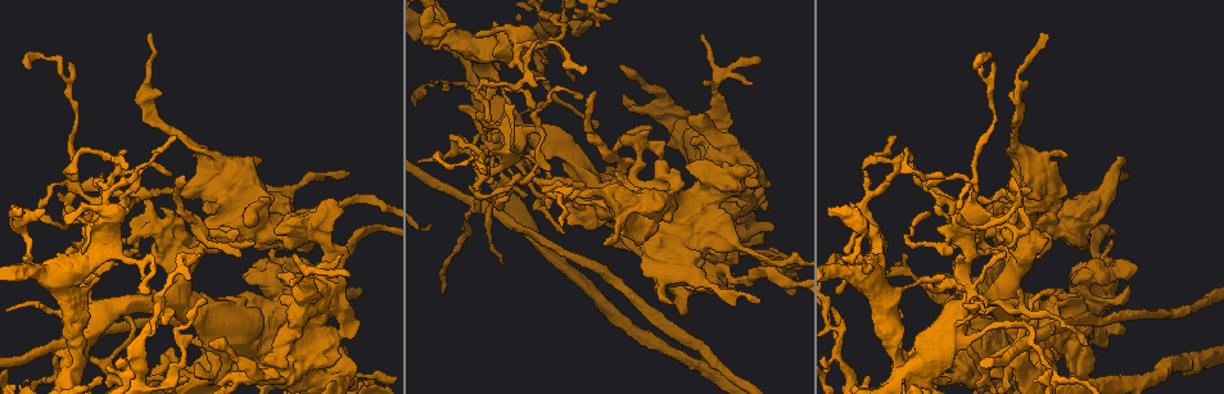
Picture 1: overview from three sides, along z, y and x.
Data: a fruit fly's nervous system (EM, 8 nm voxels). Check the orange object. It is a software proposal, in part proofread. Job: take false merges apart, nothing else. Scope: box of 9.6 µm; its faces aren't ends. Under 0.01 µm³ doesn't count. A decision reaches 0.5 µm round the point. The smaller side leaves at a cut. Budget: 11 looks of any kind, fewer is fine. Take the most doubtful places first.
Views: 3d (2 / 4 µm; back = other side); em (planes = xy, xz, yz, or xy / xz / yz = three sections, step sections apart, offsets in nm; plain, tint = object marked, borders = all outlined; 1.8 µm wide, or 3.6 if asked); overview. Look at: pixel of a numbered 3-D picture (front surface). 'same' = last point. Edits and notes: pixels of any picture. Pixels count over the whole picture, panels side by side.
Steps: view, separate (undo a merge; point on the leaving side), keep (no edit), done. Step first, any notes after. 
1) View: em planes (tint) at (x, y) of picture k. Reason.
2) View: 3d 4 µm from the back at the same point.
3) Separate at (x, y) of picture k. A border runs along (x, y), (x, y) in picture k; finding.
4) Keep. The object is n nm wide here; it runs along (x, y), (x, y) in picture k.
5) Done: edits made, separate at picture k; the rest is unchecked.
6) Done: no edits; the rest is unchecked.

View: 3d 4 µm at (478, 207) of picture 1. Four or more arms meet.

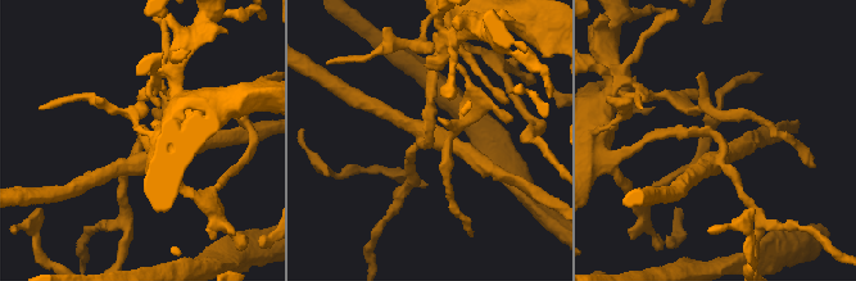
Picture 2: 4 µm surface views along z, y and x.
View: em xy step 4 (tint) at (146, 158) of picture 2. 4 arms meet here; need the tissue.

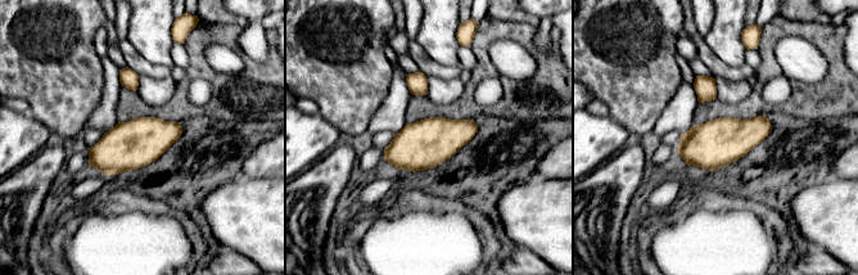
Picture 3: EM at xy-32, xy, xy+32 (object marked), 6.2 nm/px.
View: em planes (tint) at the same point. Cut it another way.

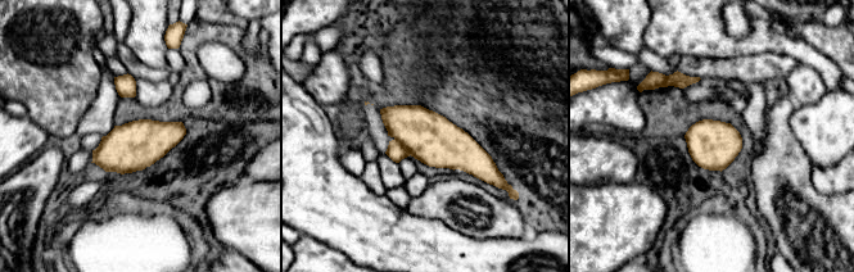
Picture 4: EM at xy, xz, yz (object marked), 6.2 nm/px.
Separate at (432, 139) of picture 4. The object is 300 nm wide here; a border runs along (394, 139), (411, 154) in picture 4; a second neuron is stuck on.

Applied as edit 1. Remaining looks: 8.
View: em planes (plain) at (368, 375) of picture 1. Abrupt turn.

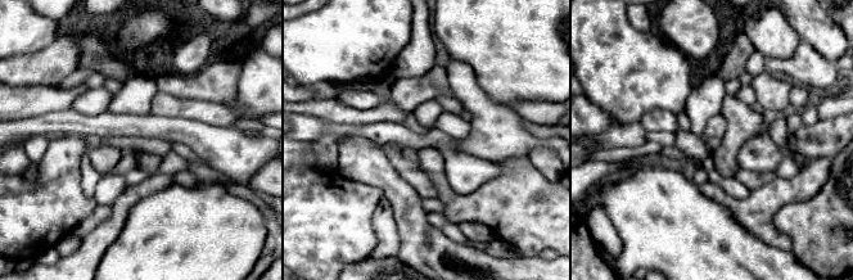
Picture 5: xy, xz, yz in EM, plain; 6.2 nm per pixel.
View: em planes (tint) at the same point. Where the object lies.

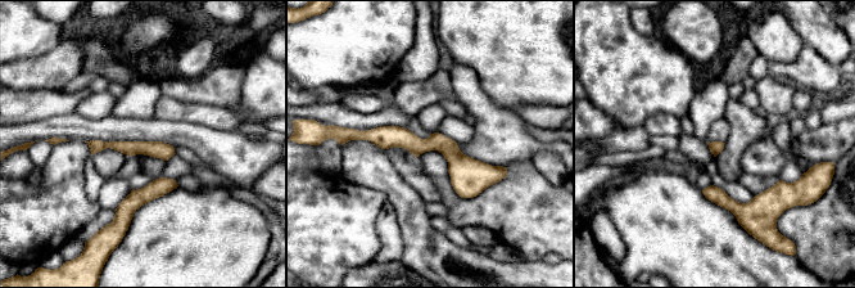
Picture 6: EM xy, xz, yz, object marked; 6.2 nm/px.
Keep. It runs along (354, 133), (442, 144), (469, 171), (502, 171) in picture 6; continuous, no second neuron.

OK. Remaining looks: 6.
View: em planes (tint) at (942, 296) of picture 1.

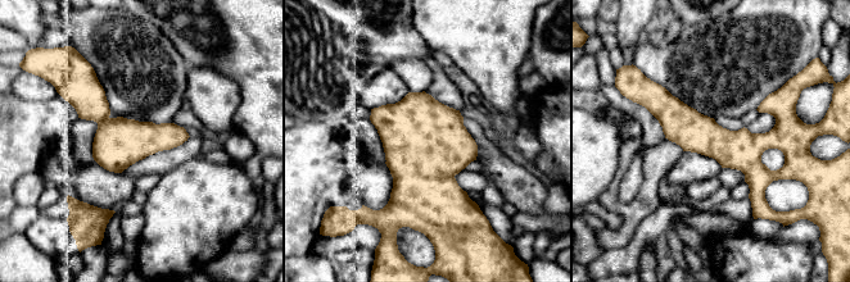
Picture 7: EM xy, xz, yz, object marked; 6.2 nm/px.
Keep. The object is 240 nm wide here; it runs along (649, 103), (714, 141), (792, 133) in picture 7; one neuron here.

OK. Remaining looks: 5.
View: overview.

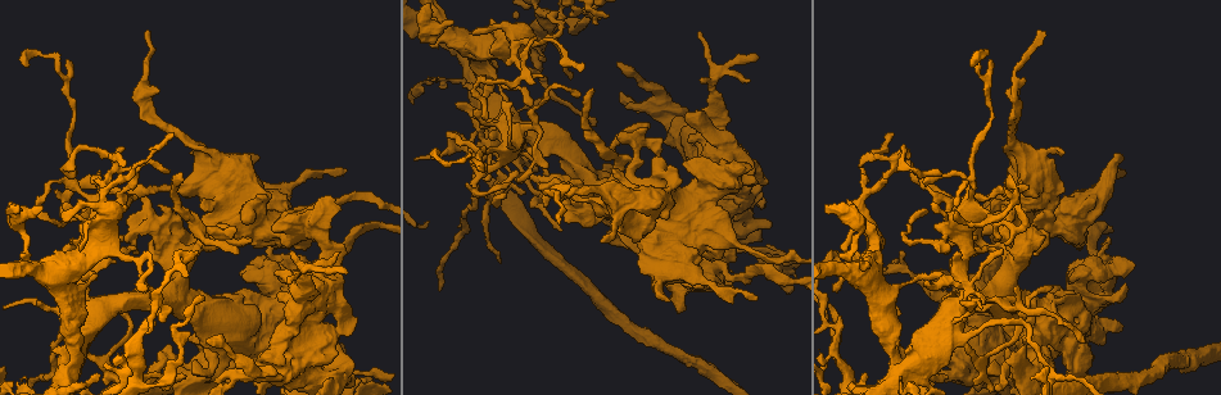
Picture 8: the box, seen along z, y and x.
View: 3d 4 µm at (951, 321) of picture 8. A narrow waist.

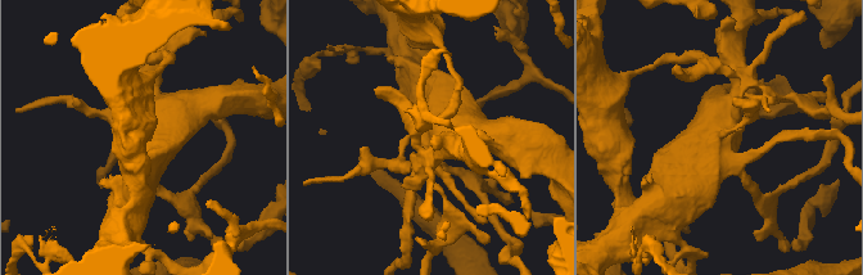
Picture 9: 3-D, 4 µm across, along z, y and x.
View: em 3.6 µm xz step 16 (tint) at (722, 133) of picture 9.

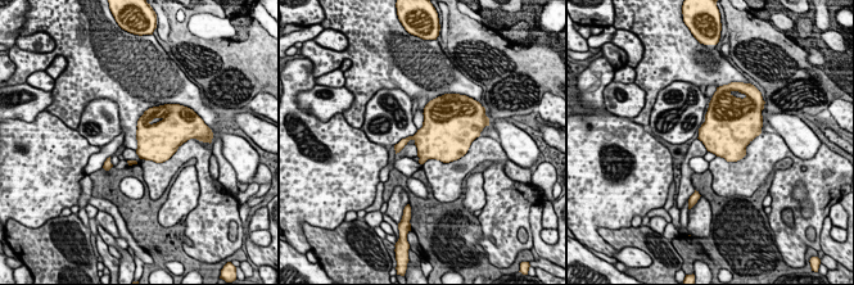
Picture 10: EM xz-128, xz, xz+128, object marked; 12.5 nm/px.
View: em 3.6 µm planes (tint) at the same point. Cut it another way.

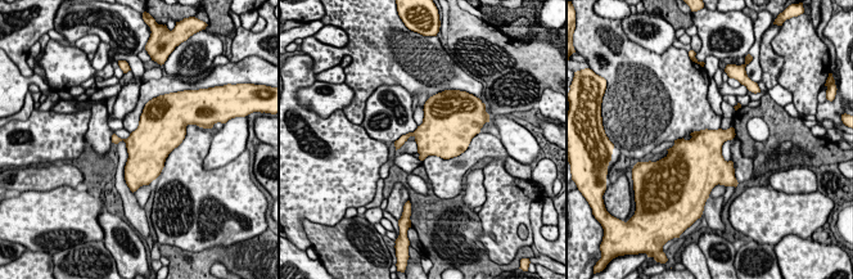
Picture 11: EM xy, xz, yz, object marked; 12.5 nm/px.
Keep. Continuous, no second neuron.

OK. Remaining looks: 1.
Done: edits made, separate at picture 4; the rest is unchecked.

